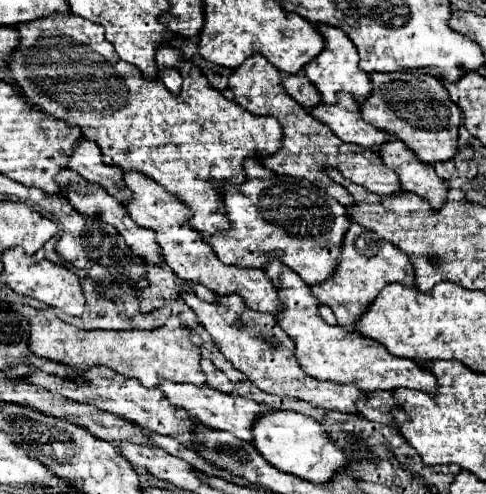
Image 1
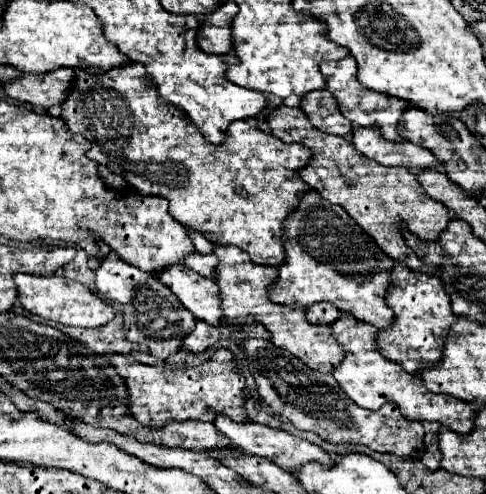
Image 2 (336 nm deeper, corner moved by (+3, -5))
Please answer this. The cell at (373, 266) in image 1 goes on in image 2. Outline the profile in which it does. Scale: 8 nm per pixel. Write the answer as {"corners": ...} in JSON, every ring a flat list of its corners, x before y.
{"corners":[[409,271,407,281,393,285,387,291,387,303,395,311,395,321,389,329,379,331,379,347,381,353,399,363,407,373,425,371,433,367,443,357,445,337,449,327,455,323,455,315,451,311,451,297,445,293,445,287,439,277,429,277,417,271]]}

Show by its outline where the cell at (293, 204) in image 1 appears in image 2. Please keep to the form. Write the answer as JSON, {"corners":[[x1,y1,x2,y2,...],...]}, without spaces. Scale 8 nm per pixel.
{"corners":[[317,191,305,193,297,211,285,221,283,245,287,259,279,267,275,289,269,291,273,303,309,309,319,301,327,301,377,329,387,329,393,323,393,311,385,303,385,293,391,285,395,261,379,249,343,207,325,201]]}

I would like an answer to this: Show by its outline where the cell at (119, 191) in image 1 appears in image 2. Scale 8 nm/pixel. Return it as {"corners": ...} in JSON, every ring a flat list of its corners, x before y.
{"corners":[[201,253,189,255,189,259,185,259,185,265,187,265,189,269,193,269,193,271,197,271,199,275,209,277,209,279,215,277,217,263,219,263,219,259,217,259,215,255,201,255]]}

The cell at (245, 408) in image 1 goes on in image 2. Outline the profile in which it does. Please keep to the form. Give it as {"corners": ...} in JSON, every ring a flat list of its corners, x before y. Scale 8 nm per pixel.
{"corners":[[217,415,215,419,215,427,229,439,233,441,245,455,255,455,255,457,265,457,269,461,273,461,275,465,279,465,281,469,293,473,293,471,299,471,305,463,309,461,317,461,321,463,323,467,333,467,335,461,329,453,325,453,321,447,305,441,305,439,299,439,299,437,293,437,291,433,285,433,285,431,279,431,279,429,271,429,271,427,265,427,265,425,259,425,259,423,235,423,231,421,229,417,223,417,223,415]]}

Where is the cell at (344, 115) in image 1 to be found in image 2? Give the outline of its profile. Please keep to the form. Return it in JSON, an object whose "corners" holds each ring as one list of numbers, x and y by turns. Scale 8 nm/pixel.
{"corners":[[355,127,353,145,359,153,369,159,375,159,385,167,417,167,415,171,423,171,443,165,431,151,411,141,389,143,387,139,381,139,377,127]]}

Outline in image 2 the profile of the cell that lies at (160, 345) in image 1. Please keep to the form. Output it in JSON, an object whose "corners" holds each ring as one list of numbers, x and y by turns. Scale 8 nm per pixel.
{"corners":[[217,349,213,359,205,361,203,365,181,369,171,367,169,363,163,365,125,365,117,355,111,357,111,363,115,365,117,373,127,381,129,389,129,411,131,415,145,427,165,427,169,421,187,421,187,419,199,419,203,413,213,411,217,415,227,415,237,423,247,423,249,417,245,413,245,377,241,375,235,355,227,349]]}

